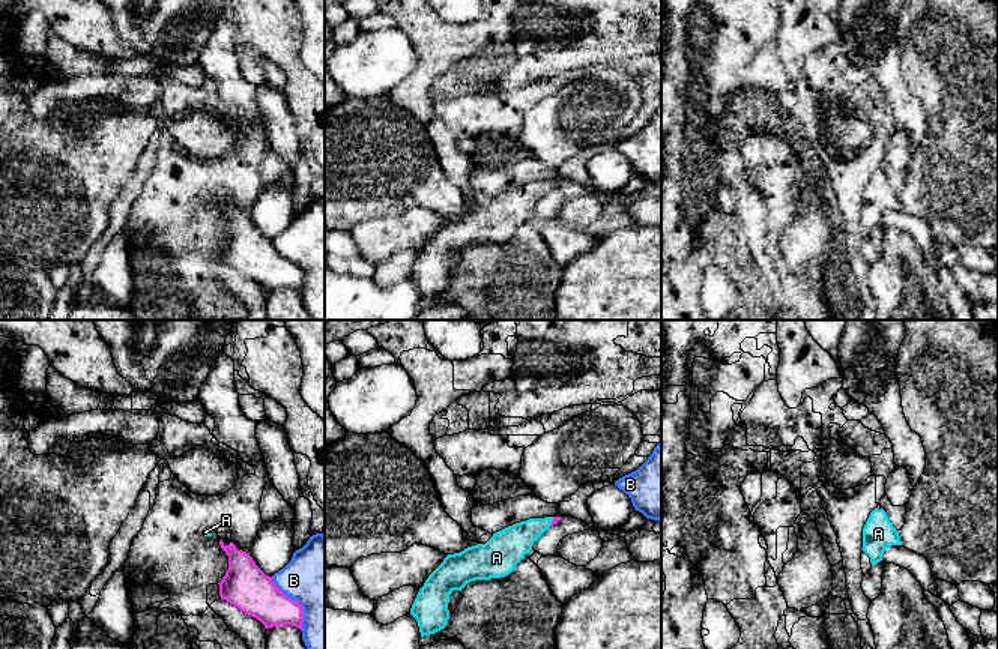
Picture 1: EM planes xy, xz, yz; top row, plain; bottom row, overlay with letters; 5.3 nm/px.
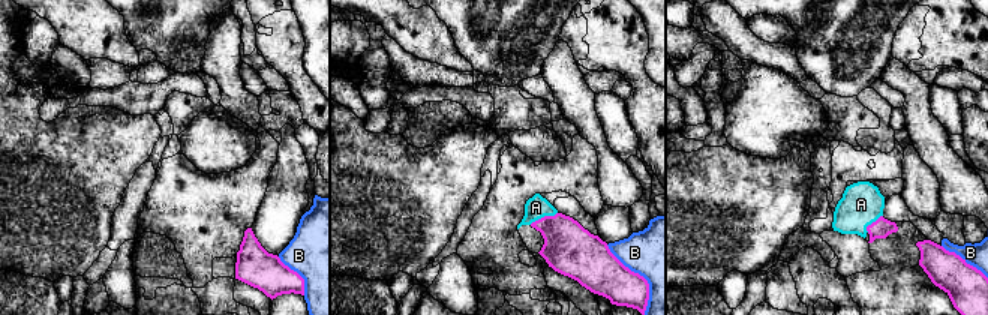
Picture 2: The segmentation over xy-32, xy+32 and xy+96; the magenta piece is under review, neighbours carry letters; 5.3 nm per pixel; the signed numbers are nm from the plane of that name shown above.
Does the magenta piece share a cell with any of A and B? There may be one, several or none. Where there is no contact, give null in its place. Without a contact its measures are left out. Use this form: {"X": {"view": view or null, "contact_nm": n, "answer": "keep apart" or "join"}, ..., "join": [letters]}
{"A": {"view": "xz", "contact_nm": 70, "answer": "join"}, "B": {"view": "xy", "contact_nm": 320, "answer": "keep apart"}, "join": ["A"]}

